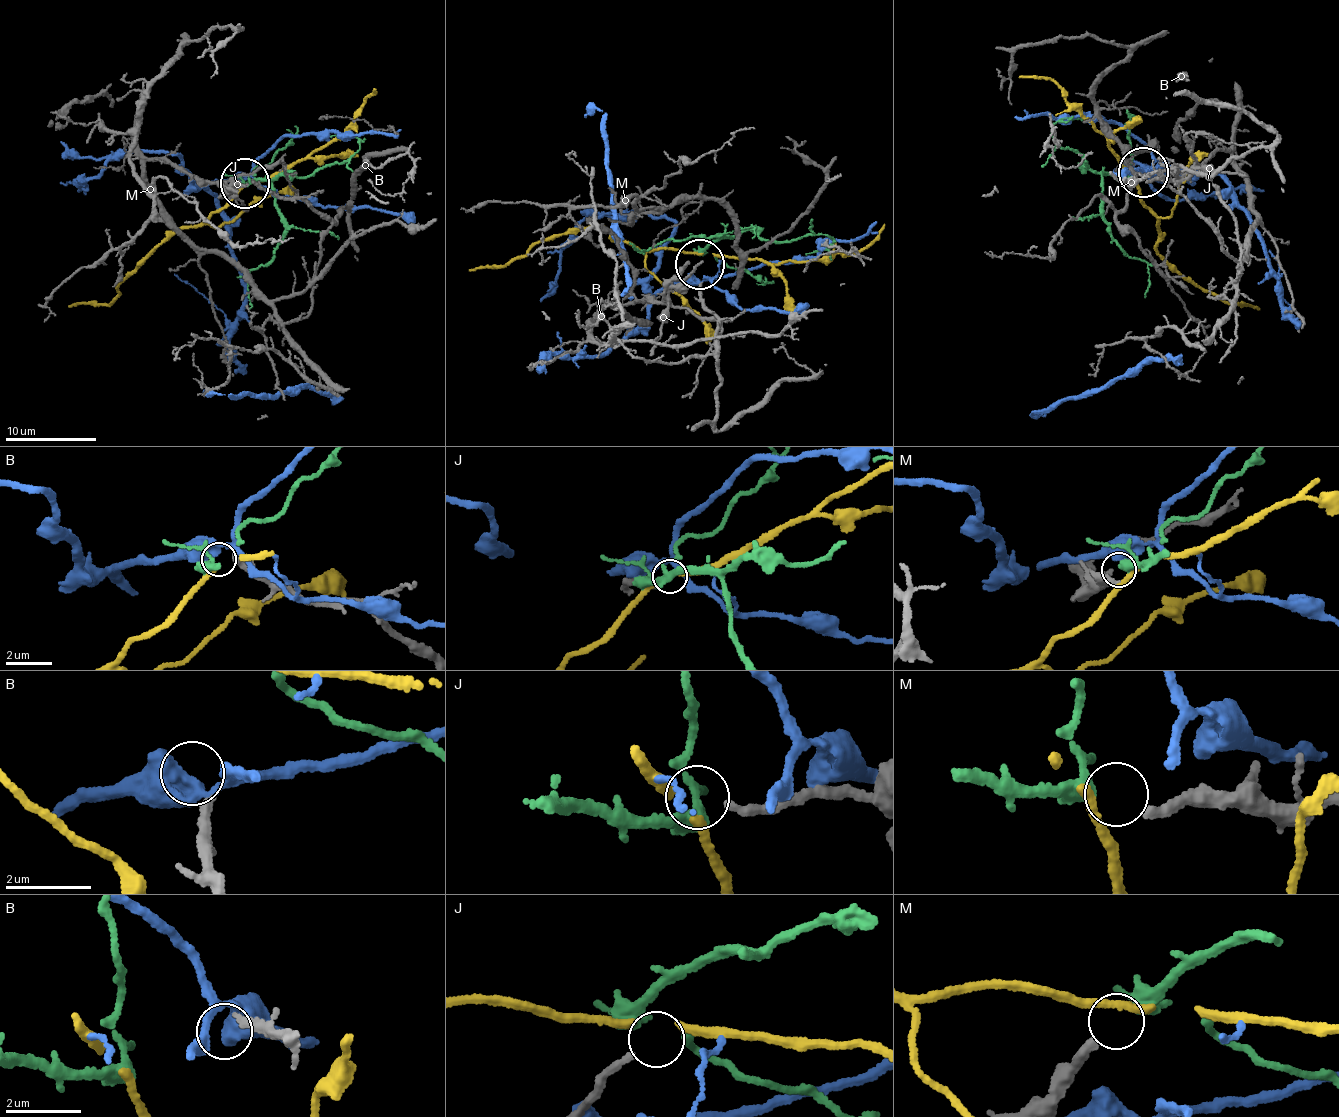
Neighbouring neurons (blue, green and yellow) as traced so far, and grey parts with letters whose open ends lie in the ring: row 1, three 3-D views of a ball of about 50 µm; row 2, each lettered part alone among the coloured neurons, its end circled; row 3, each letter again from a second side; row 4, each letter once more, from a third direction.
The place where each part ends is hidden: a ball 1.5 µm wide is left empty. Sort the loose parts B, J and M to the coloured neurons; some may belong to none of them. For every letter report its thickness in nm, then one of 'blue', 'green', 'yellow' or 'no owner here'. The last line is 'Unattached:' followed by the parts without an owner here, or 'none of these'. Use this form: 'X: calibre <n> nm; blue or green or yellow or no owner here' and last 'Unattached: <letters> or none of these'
B: calibre 240 nm; no owner here
J: calibre 200 nm; no owner here
M: calibre 260 nm; green
Unattached: B, J

